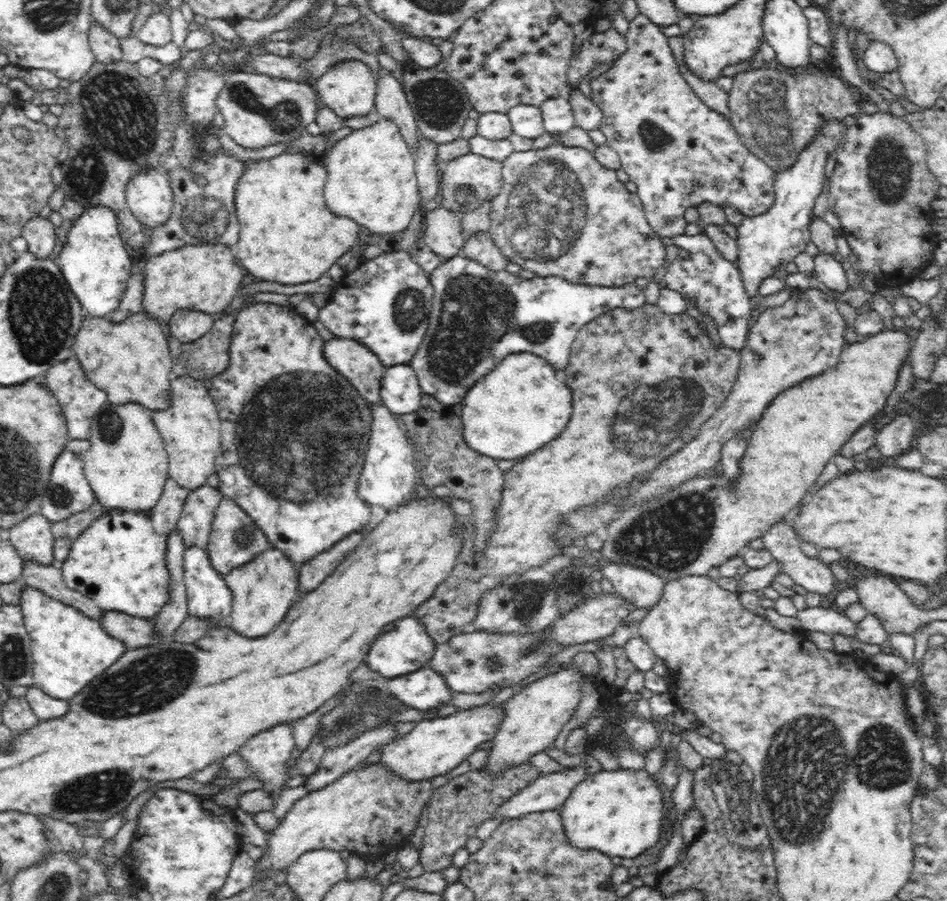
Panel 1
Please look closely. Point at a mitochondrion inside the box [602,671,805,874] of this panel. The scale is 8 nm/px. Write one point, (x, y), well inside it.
(733, 789)

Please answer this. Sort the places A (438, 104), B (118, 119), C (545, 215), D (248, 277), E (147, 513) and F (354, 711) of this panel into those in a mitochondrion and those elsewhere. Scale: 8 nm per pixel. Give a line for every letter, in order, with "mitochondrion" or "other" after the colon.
A: mitochondrion
B: mitochondrion
C: mitochondrion
D: other
E: other
F: mitochondrion

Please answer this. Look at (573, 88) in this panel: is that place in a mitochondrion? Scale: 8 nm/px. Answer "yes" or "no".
no

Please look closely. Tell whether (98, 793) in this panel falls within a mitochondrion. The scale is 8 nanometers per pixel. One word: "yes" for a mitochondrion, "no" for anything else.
yes

